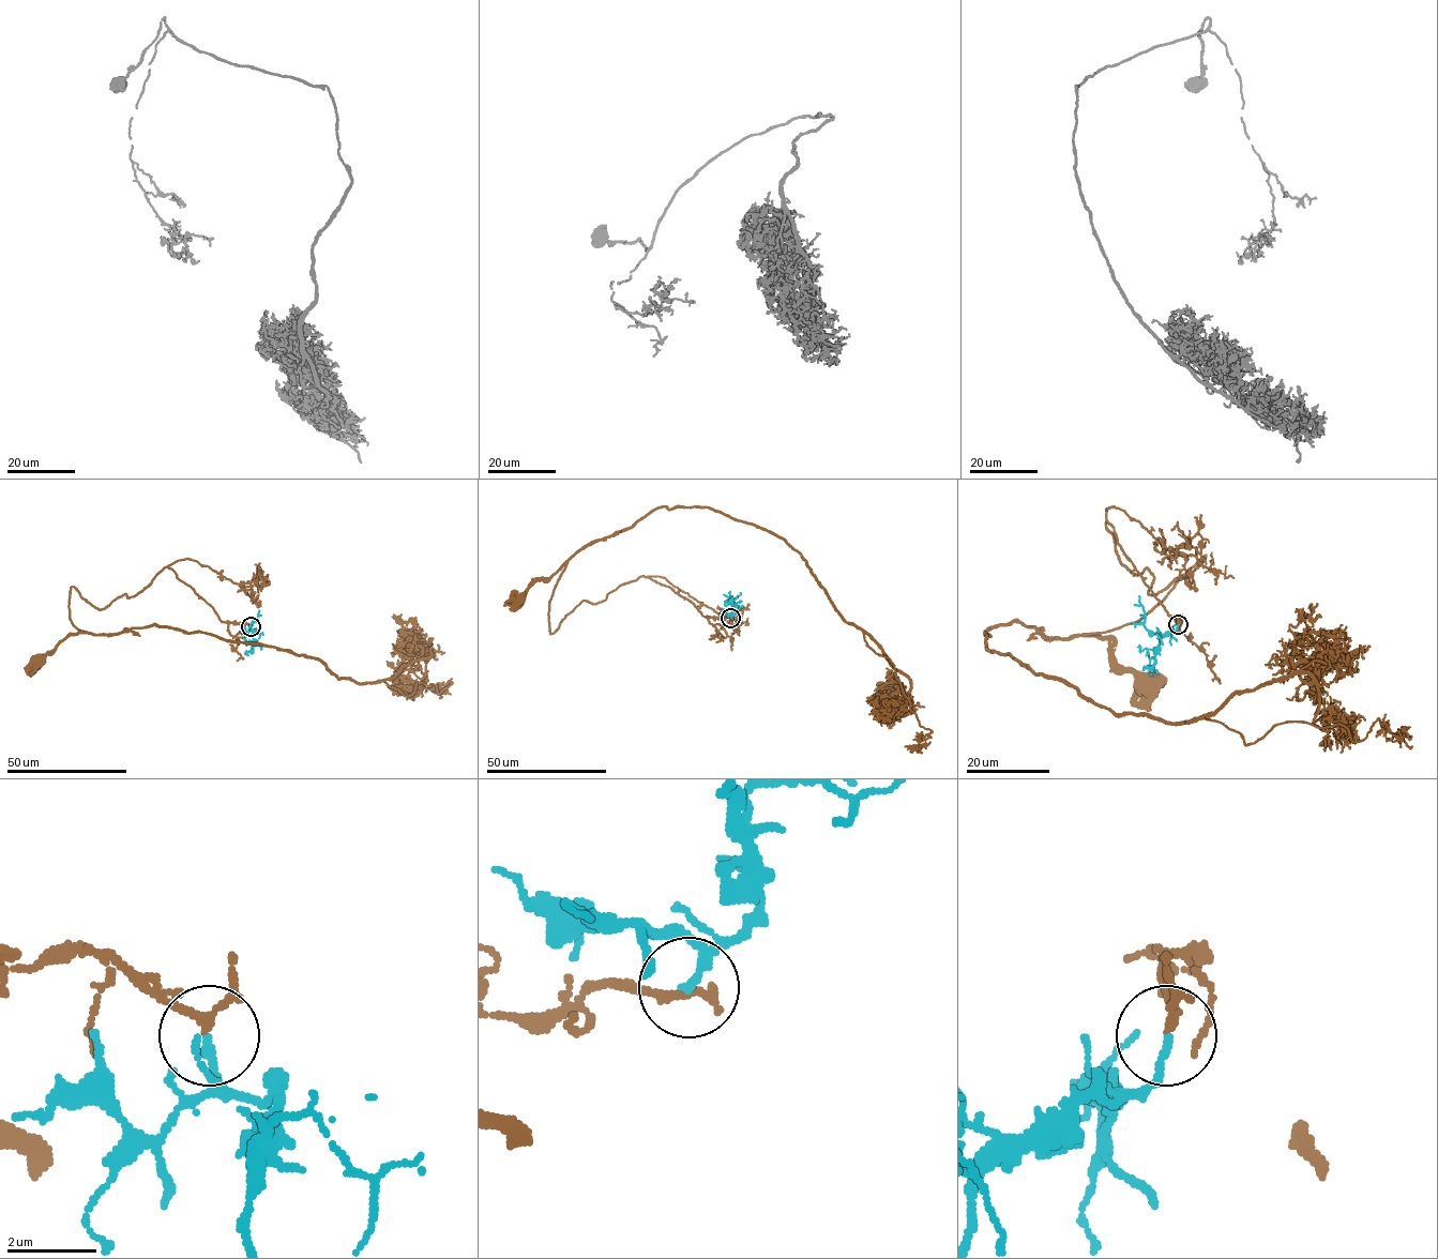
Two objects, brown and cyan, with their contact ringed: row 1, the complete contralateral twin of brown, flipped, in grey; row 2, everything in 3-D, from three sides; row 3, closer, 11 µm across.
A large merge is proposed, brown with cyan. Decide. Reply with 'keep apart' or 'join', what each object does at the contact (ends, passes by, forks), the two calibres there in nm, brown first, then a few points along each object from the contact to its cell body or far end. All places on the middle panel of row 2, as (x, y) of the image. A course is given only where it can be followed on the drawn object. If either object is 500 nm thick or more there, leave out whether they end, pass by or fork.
join; brown forks there; cyan ends there; 140 nm thick on the brown side, 160 nm on the other; brown runs (730, 618), (705, 617), (640, 576), (596, 604), (583, 601), (551, 634), (548, 602), (565, 564), (518, 600); cyan runs (730, 618), (735, 612), (730, 598), (739, 595)

